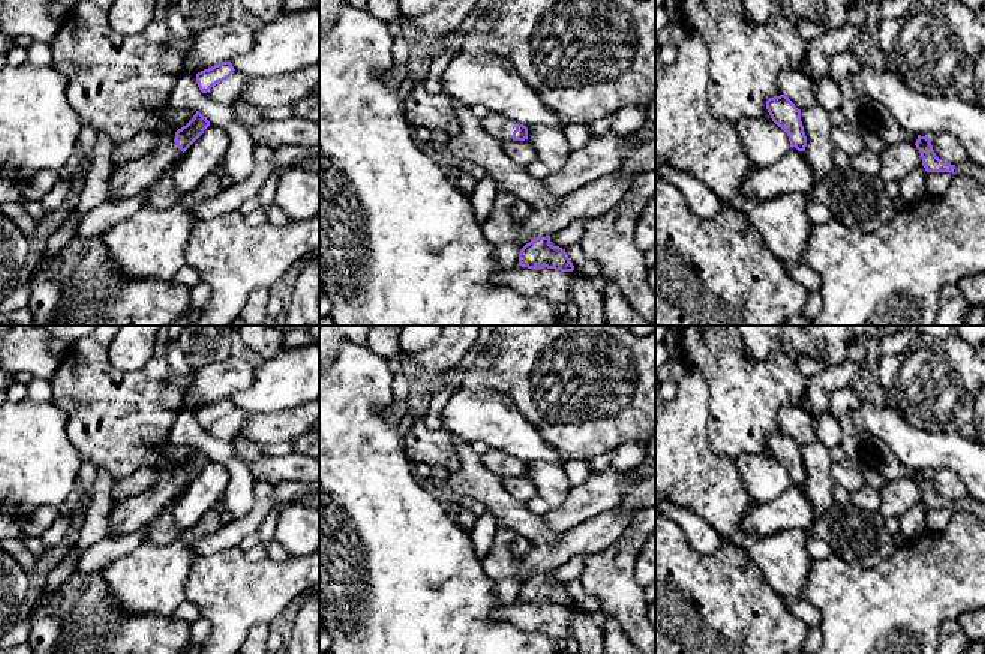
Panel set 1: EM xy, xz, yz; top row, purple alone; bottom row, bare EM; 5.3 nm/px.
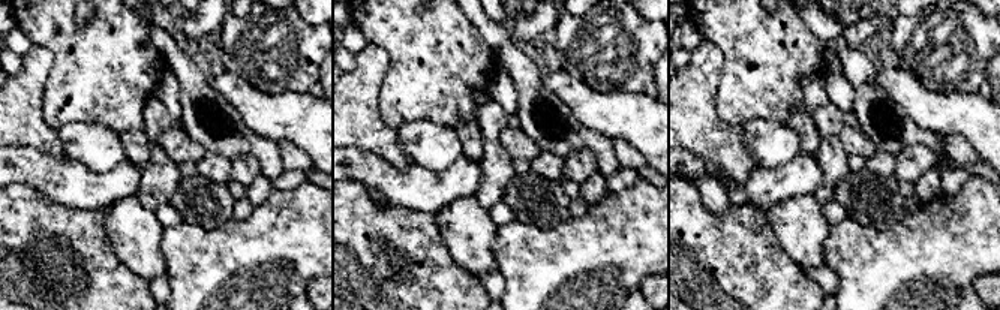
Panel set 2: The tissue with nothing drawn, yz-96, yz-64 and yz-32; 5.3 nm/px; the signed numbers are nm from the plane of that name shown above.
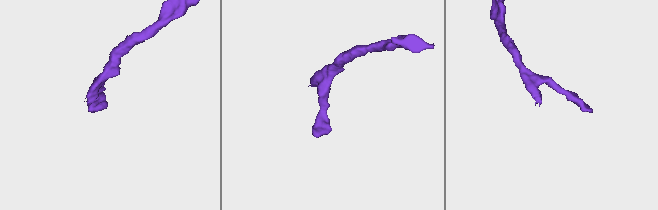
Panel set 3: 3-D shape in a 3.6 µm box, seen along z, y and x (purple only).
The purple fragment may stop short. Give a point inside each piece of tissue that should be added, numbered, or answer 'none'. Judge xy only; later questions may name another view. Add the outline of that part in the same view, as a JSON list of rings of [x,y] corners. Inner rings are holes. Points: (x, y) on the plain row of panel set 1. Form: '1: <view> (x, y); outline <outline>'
1: xy (128, 516); outline [[[159,470],[156,484],[133,498],[114,504],[108,524],[108,536],[120,537],[133,534],[166,506],[169,506],[183,488],[174,478],[175,470]]]

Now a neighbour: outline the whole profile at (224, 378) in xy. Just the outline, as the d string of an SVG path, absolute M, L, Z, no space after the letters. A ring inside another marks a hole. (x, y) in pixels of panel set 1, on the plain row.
M229 354L225 360L195 369L195 380L187 390L183 408L198 410L222 398L249 388L255 366L244 357Z

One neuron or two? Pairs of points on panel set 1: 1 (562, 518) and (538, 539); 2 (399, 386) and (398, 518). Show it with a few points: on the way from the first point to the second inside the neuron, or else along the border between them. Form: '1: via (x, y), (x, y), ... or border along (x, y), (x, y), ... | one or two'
1: border along (543, 516), (546, 524), (561, 534) | two
2: border along (393, 389), (386, 419), (398, 425) | two

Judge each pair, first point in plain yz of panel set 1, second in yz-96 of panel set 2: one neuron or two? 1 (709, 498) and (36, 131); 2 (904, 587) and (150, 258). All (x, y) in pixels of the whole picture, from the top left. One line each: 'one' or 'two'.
1: one
2: two

